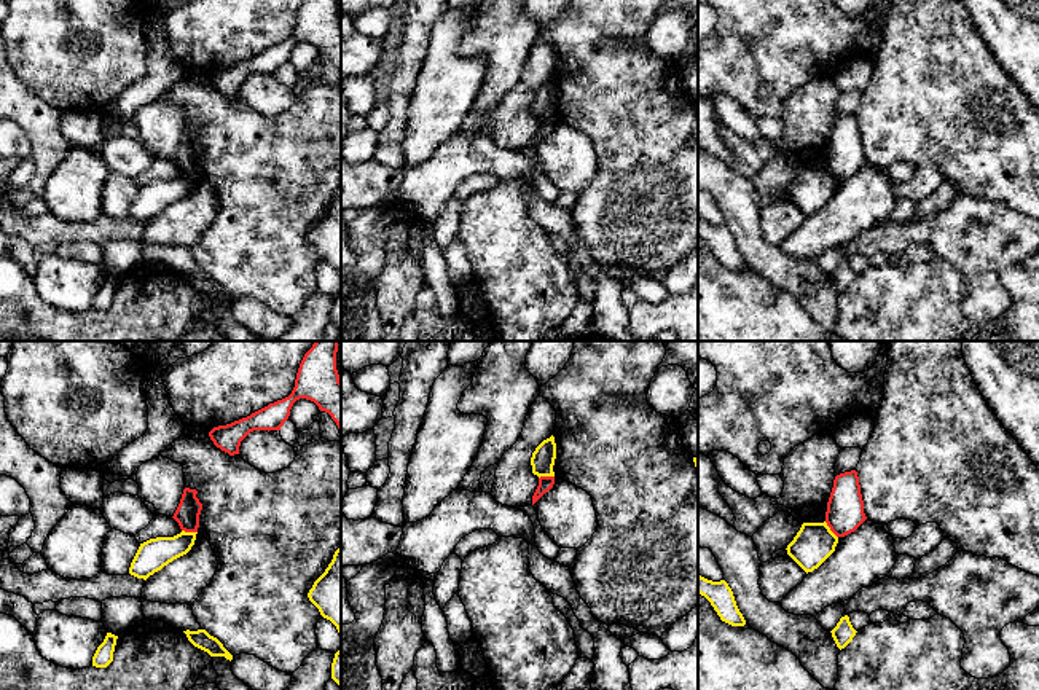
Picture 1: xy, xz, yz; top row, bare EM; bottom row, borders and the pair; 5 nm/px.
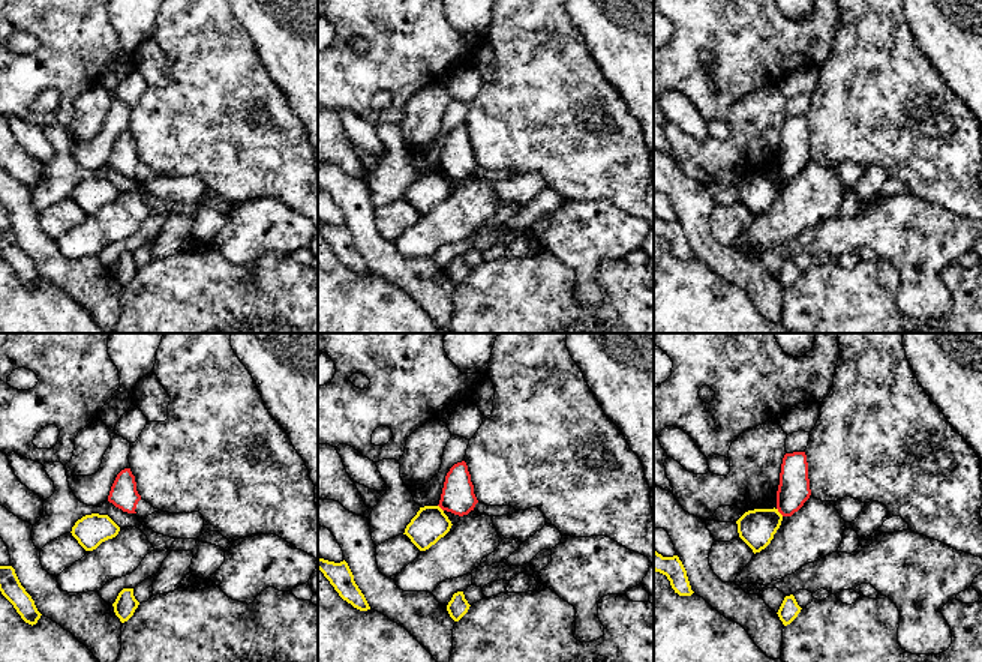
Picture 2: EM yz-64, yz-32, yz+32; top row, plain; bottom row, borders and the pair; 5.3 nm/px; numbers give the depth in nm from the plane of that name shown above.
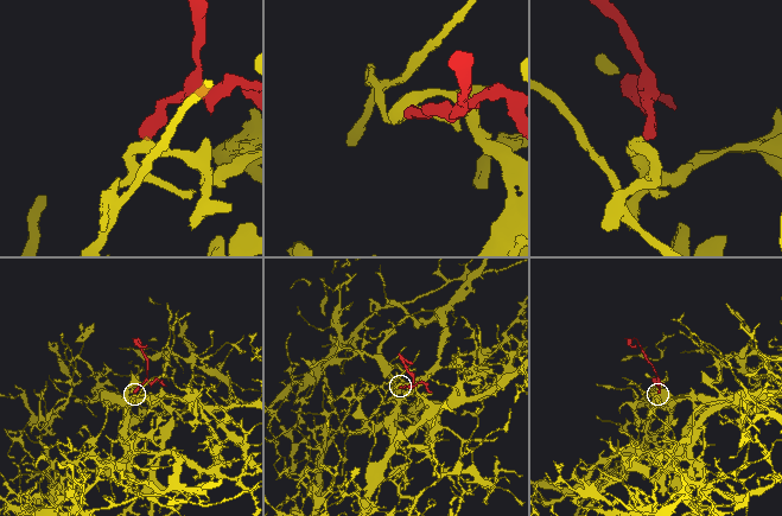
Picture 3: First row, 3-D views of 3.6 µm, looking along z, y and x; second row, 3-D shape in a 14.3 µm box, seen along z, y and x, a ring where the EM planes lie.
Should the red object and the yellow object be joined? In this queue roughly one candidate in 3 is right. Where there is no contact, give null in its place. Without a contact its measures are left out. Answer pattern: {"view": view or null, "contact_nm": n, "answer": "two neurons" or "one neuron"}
{"view": "yz", "contact_nm": 110, "answer": "two neurons"}

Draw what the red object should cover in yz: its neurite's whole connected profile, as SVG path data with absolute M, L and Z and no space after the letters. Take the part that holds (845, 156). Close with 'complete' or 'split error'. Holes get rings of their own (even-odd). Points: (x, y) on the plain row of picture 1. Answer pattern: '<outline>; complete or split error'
M856 113L835 120L827 145L825 166L837 180L854 175L867 163Z; complete

